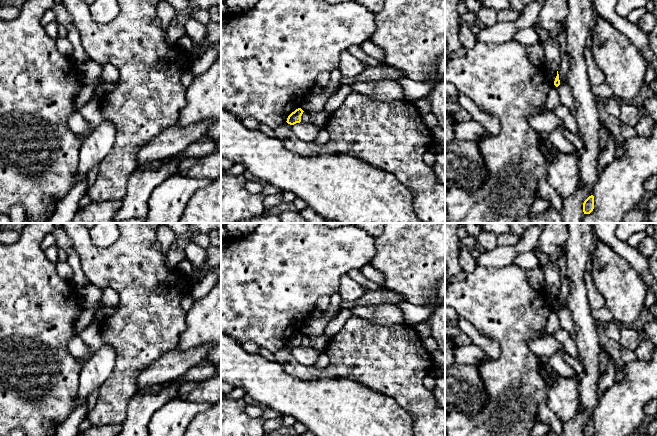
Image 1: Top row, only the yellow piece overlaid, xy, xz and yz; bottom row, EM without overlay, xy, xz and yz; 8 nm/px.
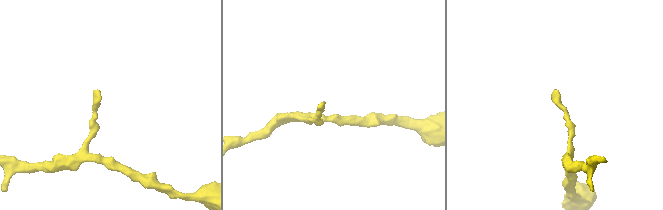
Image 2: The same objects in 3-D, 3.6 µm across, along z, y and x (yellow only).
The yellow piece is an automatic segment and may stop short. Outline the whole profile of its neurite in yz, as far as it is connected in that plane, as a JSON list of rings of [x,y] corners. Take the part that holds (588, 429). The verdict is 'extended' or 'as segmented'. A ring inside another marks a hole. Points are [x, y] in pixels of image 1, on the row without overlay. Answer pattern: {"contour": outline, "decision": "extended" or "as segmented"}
{"contour": [[[589,420],[583,427],[583,436],[592,436],[594,433],[594,420]]], "decision": "as segmented"}

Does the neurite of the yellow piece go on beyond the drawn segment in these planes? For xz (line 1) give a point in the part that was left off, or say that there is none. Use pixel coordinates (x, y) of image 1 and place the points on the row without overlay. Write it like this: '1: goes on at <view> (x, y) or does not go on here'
1: does not go on here

